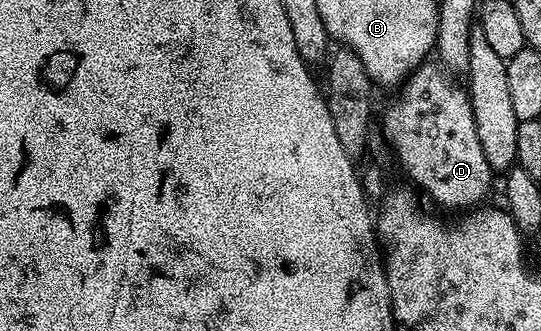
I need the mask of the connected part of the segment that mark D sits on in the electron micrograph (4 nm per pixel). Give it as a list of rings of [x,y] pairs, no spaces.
[[[439,61],[421,62],[399,83],[397,94],[380,118],[380,126],[411,185],[417,191],[425,190],[438,205],[464,212],[483,203],[480,201],[492,186],[494,171],[478,141],[468,91],[461,83],[452,82],[451,77]]]

